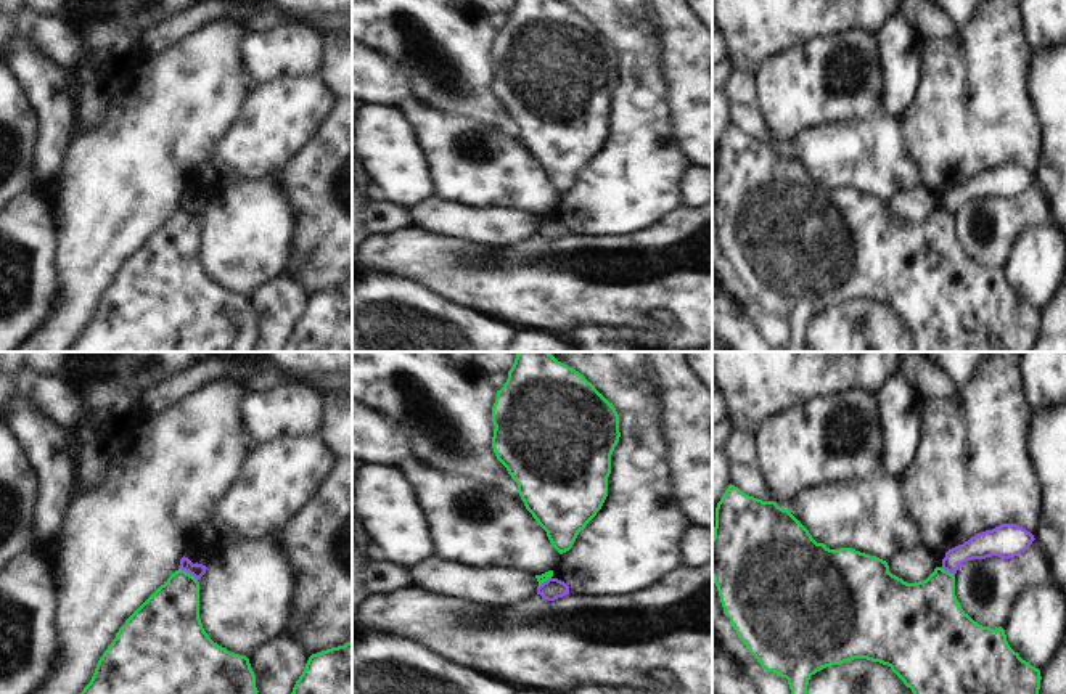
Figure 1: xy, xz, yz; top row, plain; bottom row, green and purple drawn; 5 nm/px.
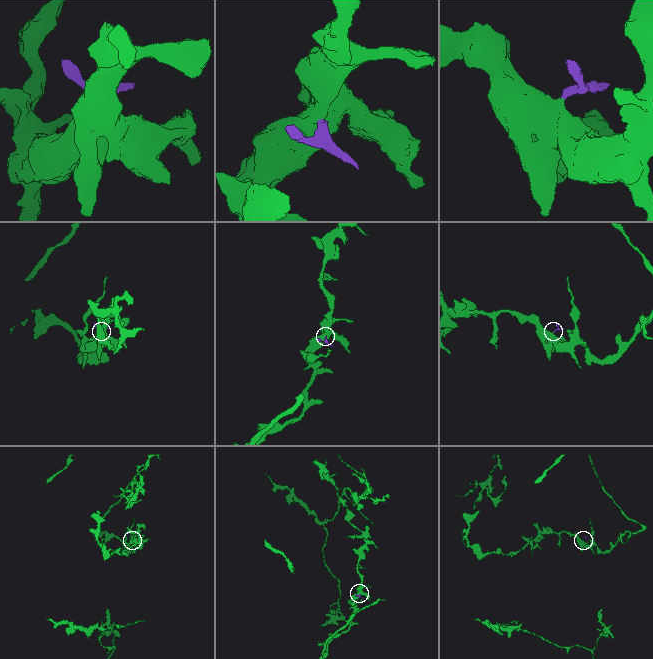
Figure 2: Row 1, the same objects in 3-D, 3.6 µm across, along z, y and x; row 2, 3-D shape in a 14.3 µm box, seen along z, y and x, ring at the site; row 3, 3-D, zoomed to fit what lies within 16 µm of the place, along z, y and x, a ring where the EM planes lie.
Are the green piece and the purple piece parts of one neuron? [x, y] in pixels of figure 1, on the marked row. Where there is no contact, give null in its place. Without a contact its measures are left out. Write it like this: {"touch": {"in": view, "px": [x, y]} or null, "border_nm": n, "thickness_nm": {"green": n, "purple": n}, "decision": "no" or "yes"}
{"touch": {"in": "xy", "px": [187, 572]}, "border_nm": 120, "thickness_nm": {"green": 300, "purple": 70}, "decision": "no"}

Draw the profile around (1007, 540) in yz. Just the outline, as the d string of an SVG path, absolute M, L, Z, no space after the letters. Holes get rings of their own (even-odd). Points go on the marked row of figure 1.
M1002 524L949 549L942 559L942 569L955 575L958 567L966 561L986 559L990 556L1010 559L1024 553L1034 540L1034 535L1026 529L1016 524Z

